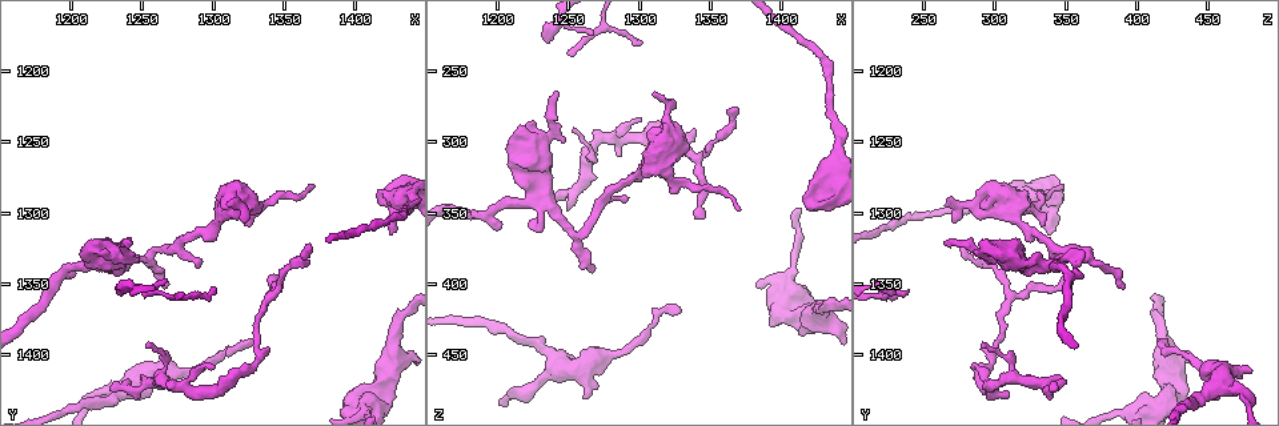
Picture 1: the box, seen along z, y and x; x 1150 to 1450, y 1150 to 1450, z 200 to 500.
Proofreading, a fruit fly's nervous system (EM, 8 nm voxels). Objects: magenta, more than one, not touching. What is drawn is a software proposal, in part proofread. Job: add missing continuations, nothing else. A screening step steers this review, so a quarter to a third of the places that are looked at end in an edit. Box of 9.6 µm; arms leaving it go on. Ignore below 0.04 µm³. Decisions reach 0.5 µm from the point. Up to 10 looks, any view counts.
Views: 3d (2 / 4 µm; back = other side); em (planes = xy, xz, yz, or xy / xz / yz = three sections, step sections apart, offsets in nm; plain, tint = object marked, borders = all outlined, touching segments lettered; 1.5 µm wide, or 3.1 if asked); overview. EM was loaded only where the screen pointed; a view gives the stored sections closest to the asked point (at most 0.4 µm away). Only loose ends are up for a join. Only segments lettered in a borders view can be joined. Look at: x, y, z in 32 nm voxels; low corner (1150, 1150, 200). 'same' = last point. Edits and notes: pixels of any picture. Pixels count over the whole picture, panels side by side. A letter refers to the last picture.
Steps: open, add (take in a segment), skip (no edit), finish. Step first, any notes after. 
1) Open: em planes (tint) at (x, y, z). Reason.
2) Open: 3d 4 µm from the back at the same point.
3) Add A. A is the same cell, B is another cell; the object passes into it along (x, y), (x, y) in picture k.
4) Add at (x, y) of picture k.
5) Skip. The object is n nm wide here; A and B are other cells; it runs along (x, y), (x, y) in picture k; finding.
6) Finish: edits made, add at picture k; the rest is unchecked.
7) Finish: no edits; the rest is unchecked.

Open: em planes (tint) at (1264, 1352, 392). Thin end.

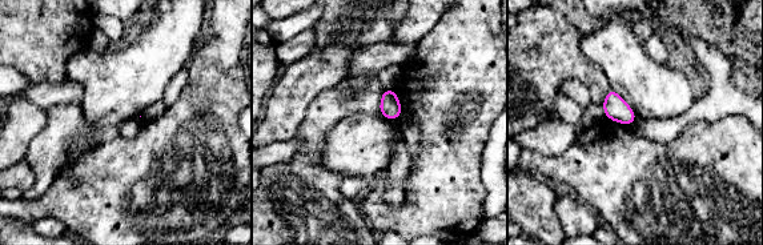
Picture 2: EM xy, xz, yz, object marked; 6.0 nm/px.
Open: em planes (borders) at the same point. See the neighbours.

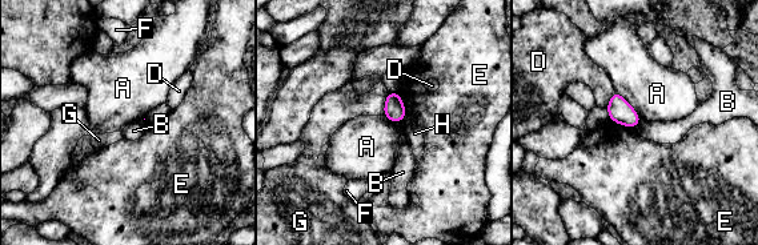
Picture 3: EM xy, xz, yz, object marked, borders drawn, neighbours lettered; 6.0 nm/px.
Skip. A, B, D, E, F, G and H are other cells; a border runs along (641, 120), (634, 127) in picture 3; no lettered segment goes on from it.

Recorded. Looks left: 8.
Open: 3d 2 µm from the back at (1290, 1338, 342). An open end.

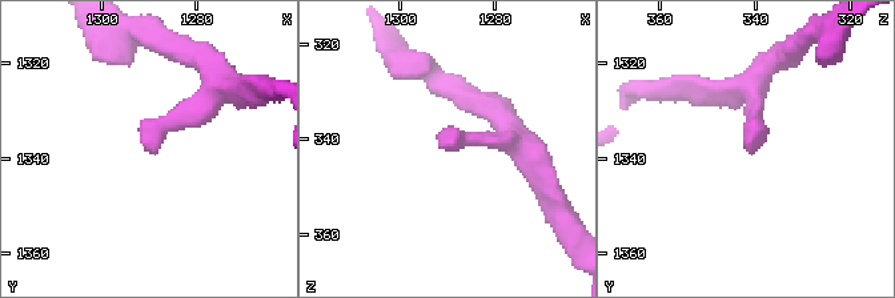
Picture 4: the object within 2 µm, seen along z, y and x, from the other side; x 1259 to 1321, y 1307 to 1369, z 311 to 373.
Open: em yz step 8 (borders) at (1291, 1338, 342). Shape alone is not enough.

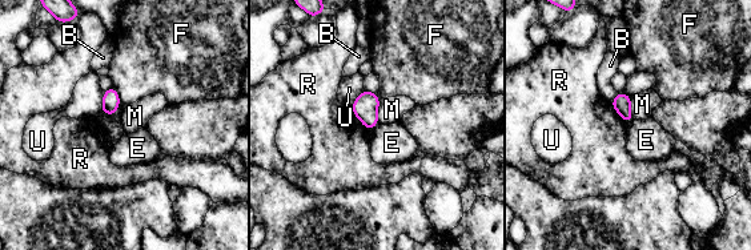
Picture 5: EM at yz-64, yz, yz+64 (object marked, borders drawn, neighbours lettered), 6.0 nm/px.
Skip. The longest contact is with R, 200 nm; B, E, F, M, R and U are other cells; no lettered segment goes on from it.

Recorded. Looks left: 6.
Open: em xz step 8 (tint) at (1260, 1412, 480). An open end.

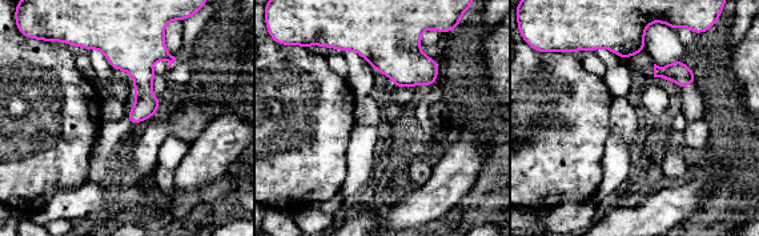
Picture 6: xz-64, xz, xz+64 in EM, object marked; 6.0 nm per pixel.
Open: em xz step 8 (borders) at the same point.

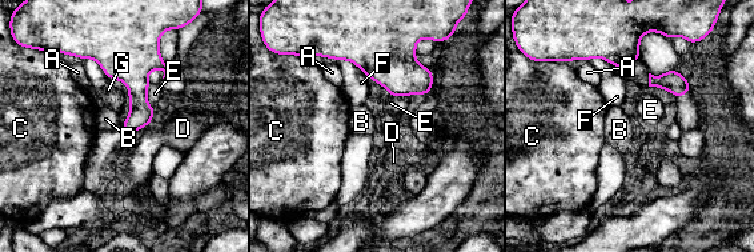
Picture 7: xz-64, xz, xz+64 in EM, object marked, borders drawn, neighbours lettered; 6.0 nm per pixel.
Skip. The object is 150 nm wide here; A, B, C, D, E, F and G are other cells; a border runs along (121, 123), (119, 127) in picture 7; no lettered segment goes on from it.

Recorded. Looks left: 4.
Open: em planes (borders) at (1254, 1392, 290). An open end.

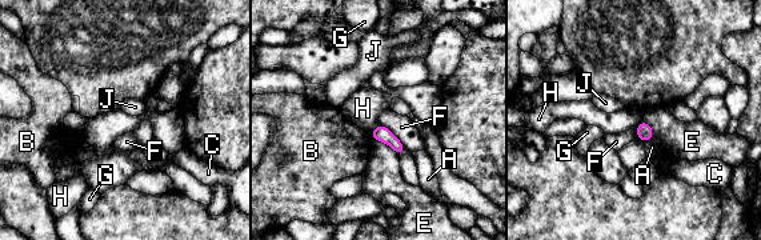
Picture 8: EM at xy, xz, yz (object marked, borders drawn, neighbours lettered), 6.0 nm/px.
Skip. The object is 90 nm wide here; A, B, C, E, F, G, H and J are other cells; a border runs along (643, 119), (635, 128) in picture 8; none of them fits.

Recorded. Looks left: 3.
Finish: no edits; the rest is unchecked.

